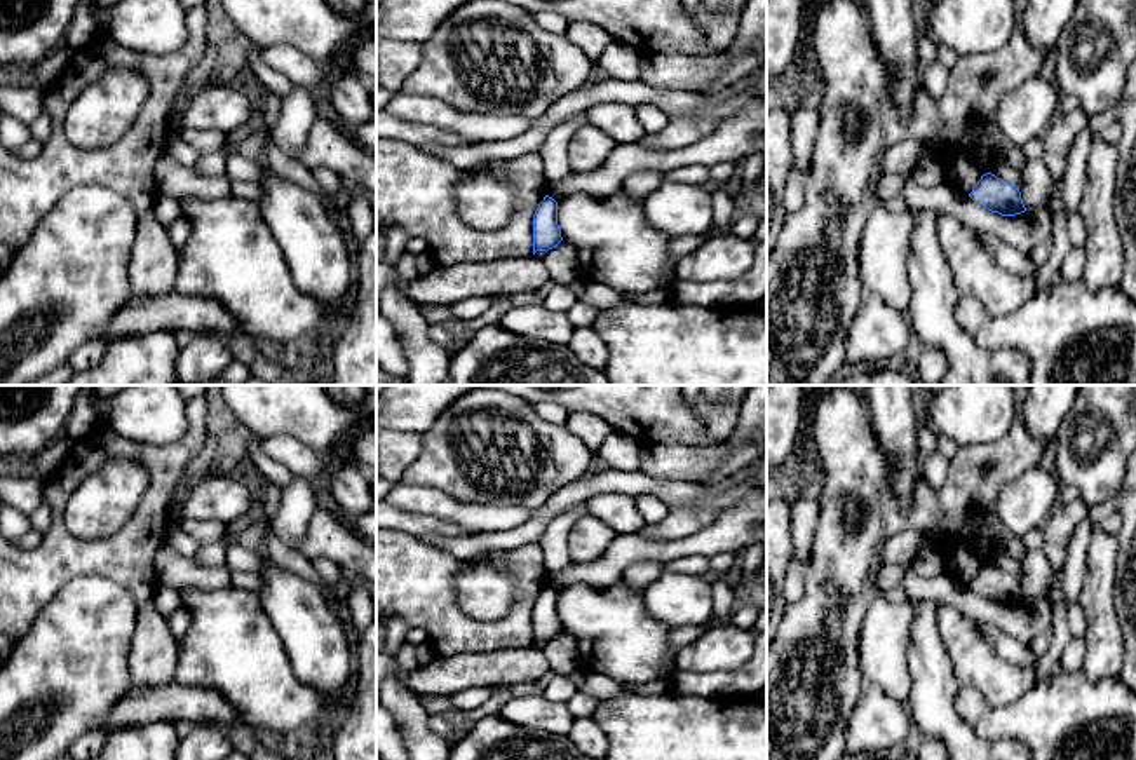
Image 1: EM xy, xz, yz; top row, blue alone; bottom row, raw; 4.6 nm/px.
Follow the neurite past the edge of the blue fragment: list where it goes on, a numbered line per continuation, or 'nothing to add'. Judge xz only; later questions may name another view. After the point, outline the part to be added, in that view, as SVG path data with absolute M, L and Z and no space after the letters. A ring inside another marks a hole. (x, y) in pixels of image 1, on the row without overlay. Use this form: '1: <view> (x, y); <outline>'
nothing to add

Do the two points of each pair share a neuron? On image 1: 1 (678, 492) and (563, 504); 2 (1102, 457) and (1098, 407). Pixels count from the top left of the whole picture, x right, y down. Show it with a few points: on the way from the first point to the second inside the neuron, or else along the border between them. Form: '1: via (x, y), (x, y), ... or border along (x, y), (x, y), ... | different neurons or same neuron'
1: via (650, 485), (596, 483), (591, 487) | same neuron
2: via (1100, 445), (1100, 419) | same neuron

